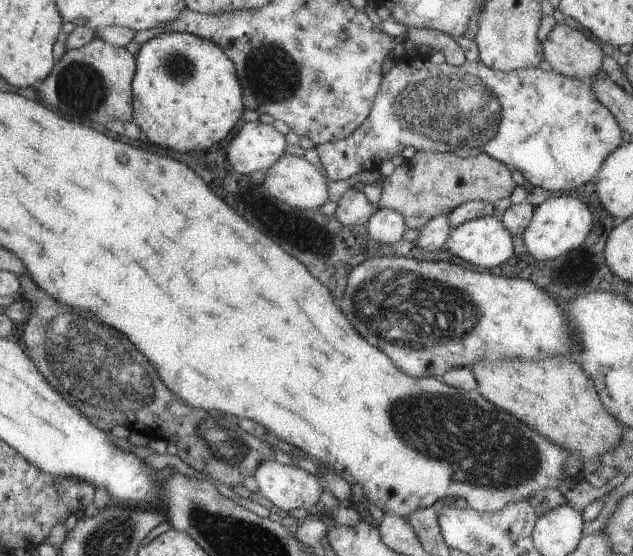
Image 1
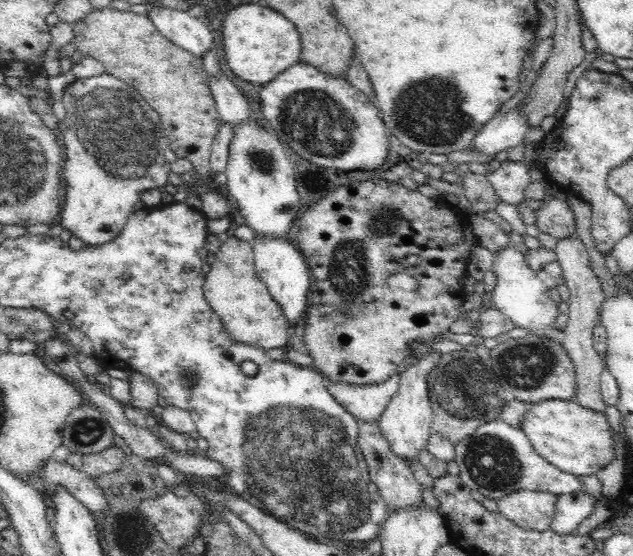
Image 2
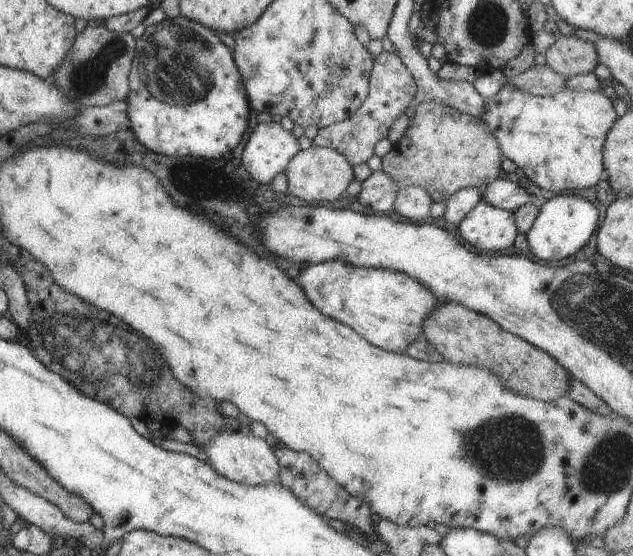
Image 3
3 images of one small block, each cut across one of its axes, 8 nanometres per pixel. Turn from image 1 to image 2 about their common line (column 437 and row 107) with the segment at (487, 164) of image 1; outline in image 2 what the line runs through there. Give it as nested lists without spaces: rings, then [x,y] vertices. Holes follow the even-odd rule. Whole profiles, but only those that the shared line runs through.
[[[112,7],[93,8],[89,15],[73,24],[73,33],[76,50],[79,50],[84,57],[99,60],[104,65],[106,73],[135,88],[145,98],[146,103],[155,110],[168,138],[169,149],[176,153],[176,157],[190,160],[199,177],[212,176],[211,149],[222,121],[215,108],[208,76],[202,67],[202,58],[194,56],[168,40],[154,26],[148,14],[140,15],[130,10],[119,11]]]

